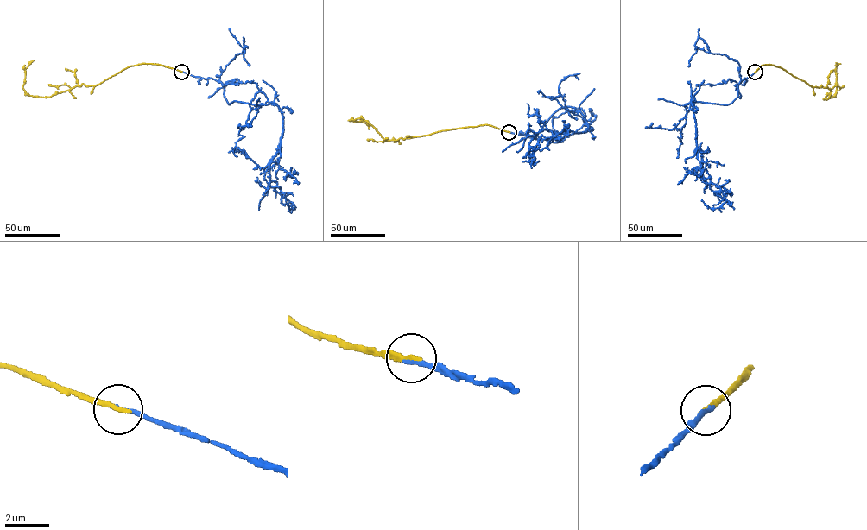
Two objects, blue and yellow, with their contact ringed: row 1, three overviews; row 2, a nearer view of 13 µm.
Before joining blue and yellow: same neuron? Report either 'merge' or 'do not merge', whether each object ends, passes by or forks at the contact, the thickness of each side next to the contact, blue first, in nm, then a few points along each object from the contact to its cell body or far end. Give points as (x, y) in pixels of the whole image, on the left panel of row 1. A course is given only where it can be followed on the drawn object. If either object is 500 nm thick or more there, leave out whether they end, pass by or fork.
merge | blue ends | yellow ends | 220/240 nm | blue via (181, 72), (221, 82), (229, 104), (278, 107), (283, 132), (268, 184), (293, 209), (285, 199) | yellow via (181, 72), (134, 65), (95, 85), (40, 97), (22, 87), (32, 61)

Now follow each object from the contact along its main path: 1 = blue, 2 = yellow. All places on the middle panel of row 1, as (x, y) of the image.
1: (509, 132), (540, 139), (568, 106), (587, 124), (539, 131), (533, 161), (541, 137)
2: (509, 132), (480, 125), (385, 140), (363, 118), (350, 120), (365, 123), (369, 129)

